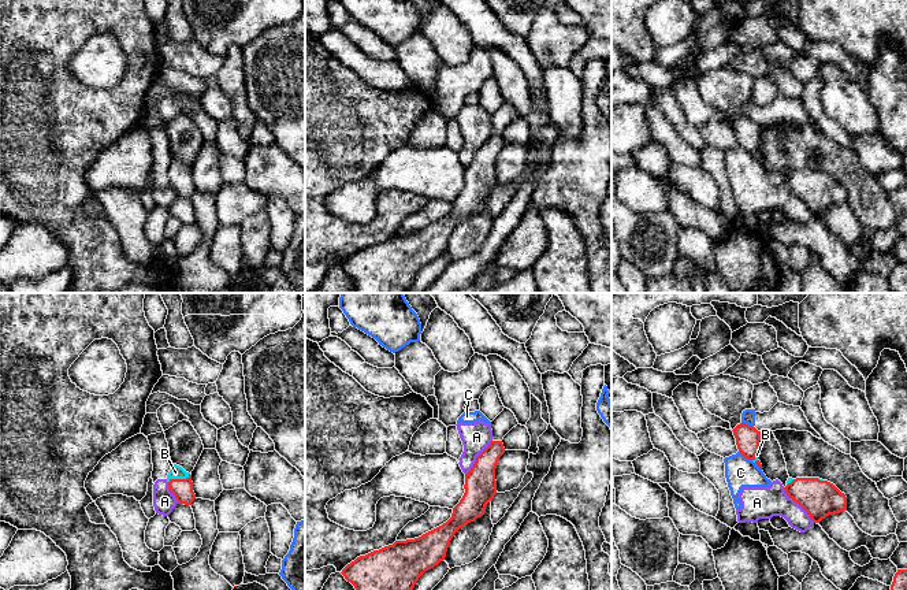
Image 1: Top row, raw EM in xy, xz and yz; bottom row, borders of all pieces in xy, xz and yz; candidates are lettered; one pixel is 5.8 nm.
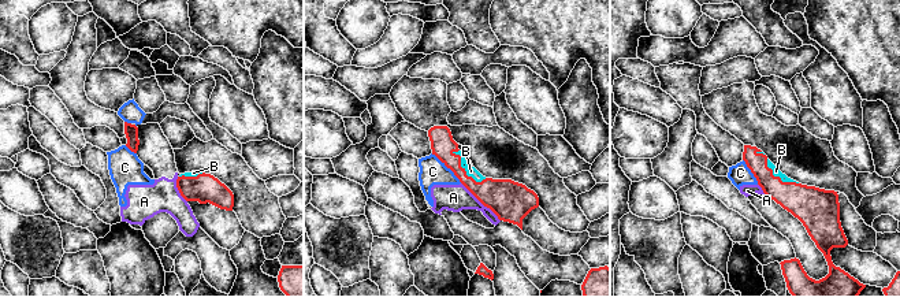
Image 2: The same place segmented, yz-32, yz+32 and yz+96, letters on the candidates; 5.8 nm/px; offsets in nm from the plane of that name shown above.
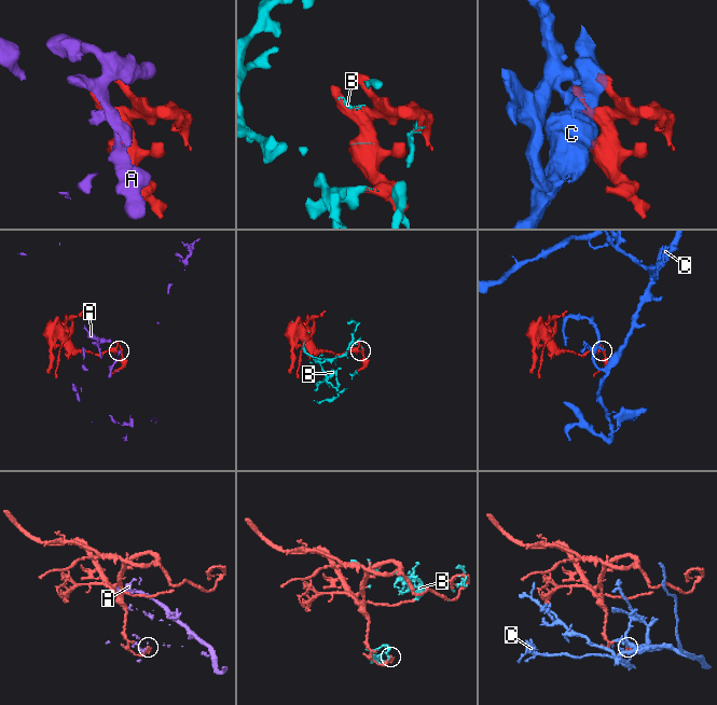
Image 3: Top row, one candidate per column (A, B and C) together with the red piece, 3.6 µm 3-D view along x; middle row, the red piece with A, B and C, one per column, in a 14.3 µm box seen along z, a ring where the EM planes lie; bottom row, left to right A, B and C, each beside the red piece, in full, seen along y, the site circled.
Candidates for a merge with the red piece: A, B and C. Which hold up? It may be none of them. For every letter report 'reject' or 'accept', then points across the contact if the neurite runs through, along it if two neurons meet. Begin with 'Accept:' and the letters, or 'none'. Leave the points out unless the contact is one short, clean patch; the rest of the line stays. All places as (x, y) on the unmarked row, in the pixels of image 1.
Accept: B
A: reject; border along yz (783, 181), (814, 215)
B: accept
C: reject; border along yz (739, 144), (751, 154)

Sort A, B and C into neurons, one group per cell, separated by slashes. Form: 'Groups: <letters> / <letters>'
Groups: A C / B

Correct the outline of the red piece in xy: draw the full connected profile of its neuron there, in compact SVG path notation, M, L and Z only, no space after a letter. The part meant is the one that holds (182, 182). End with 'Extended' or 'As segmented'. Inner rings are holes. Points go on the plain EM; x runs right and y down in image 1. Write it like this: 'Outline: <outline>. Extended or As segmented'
Outline: M172 157L167 168L168 182L175 189L178 197L192 198L196 192L192 168L182 160Z. Extended

